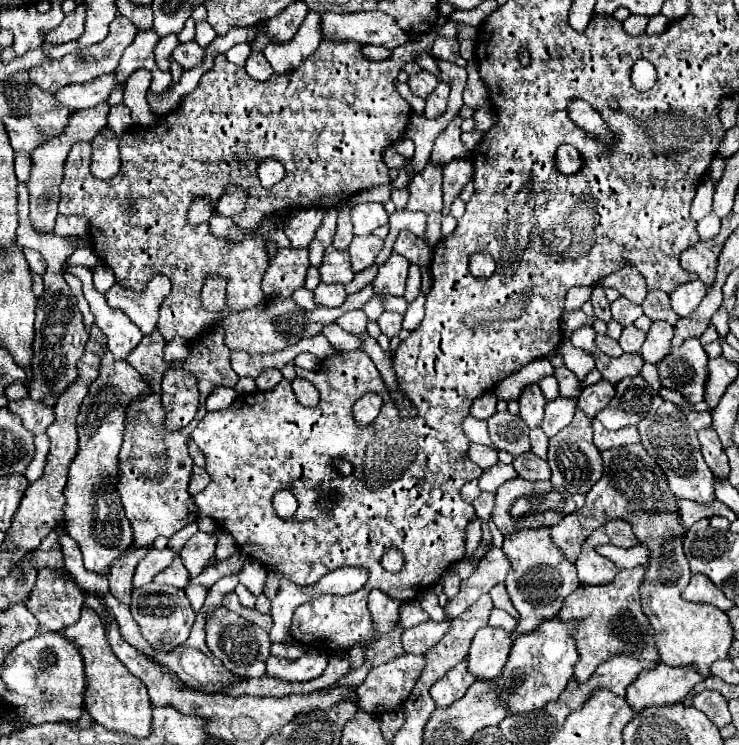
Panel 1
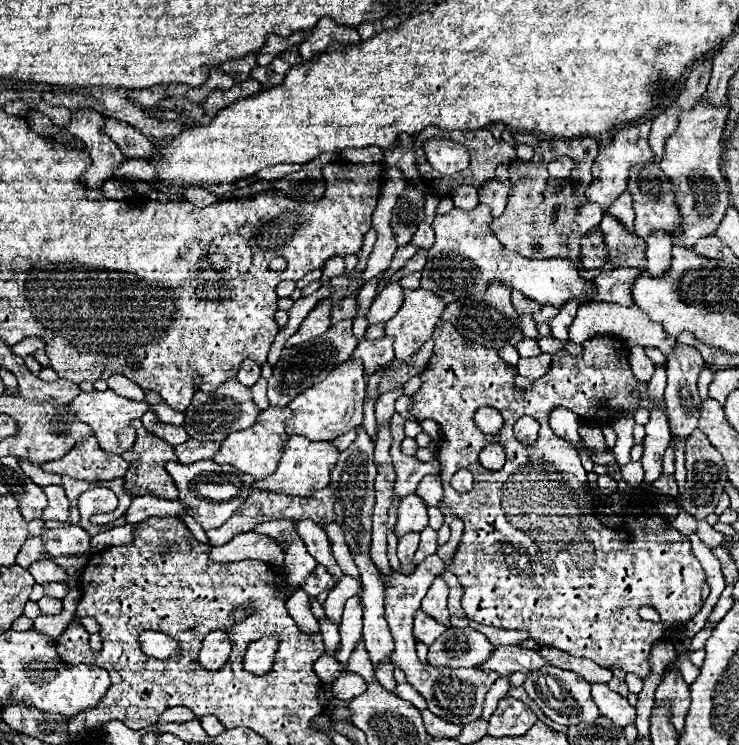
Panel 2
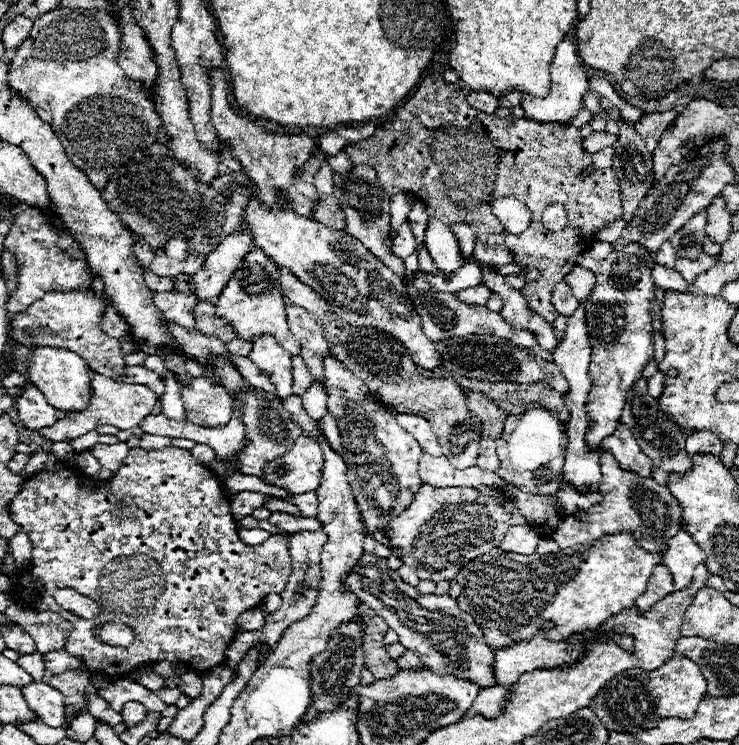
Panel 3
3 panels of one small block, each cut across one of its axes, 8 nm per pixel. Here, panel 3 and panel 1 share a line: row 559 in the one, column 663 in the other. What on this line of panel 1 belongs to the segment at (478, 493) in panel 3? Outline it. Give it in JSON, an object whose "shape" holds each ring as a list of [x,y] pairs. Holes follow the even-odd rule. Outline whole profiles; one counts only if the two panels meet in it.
{"shape":[[[664,402],[662,408],[650,416],[638,422],[638,432],[640,432],[640,444],[644,444],[644,450],[648,456],[656,460],[660,470],[664,472],[664,478],[678,498],[686,498],[698,504],[712,504],[714,500],[714,474],[706,466],[700,444],[696,438],[694,428],[688,424],[686,414],[672,402]]]}

